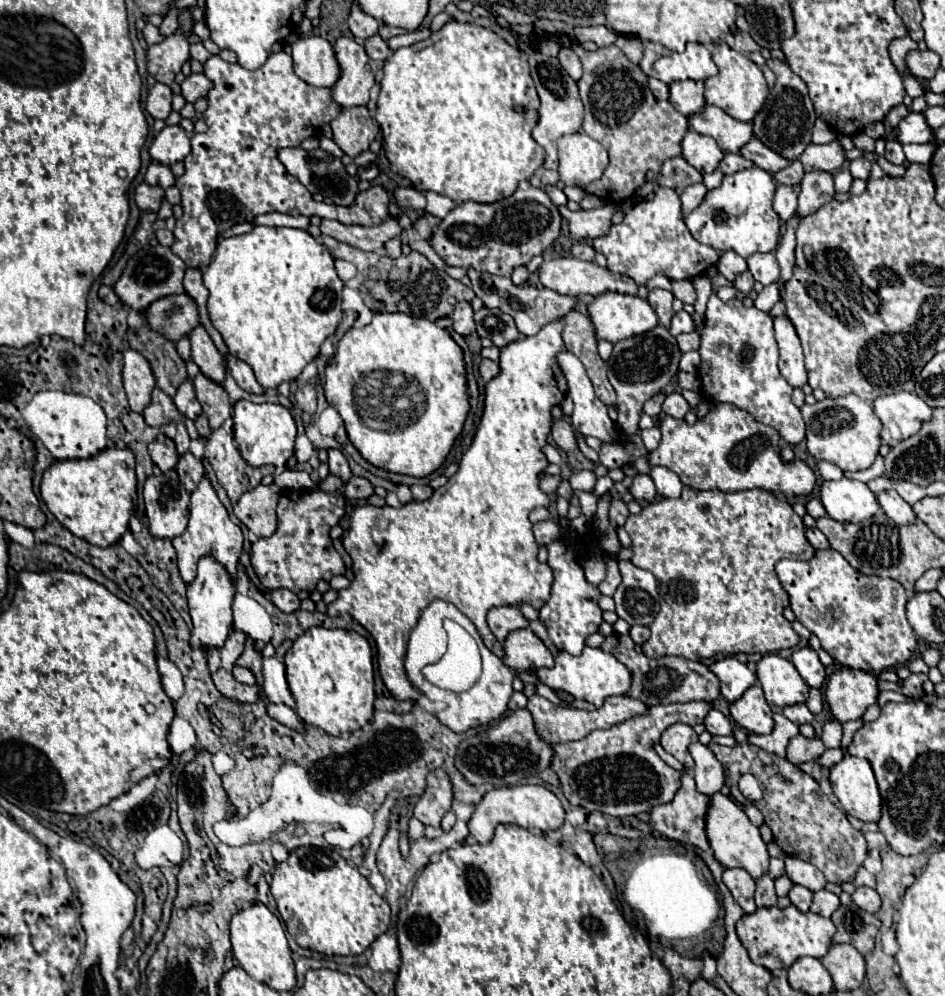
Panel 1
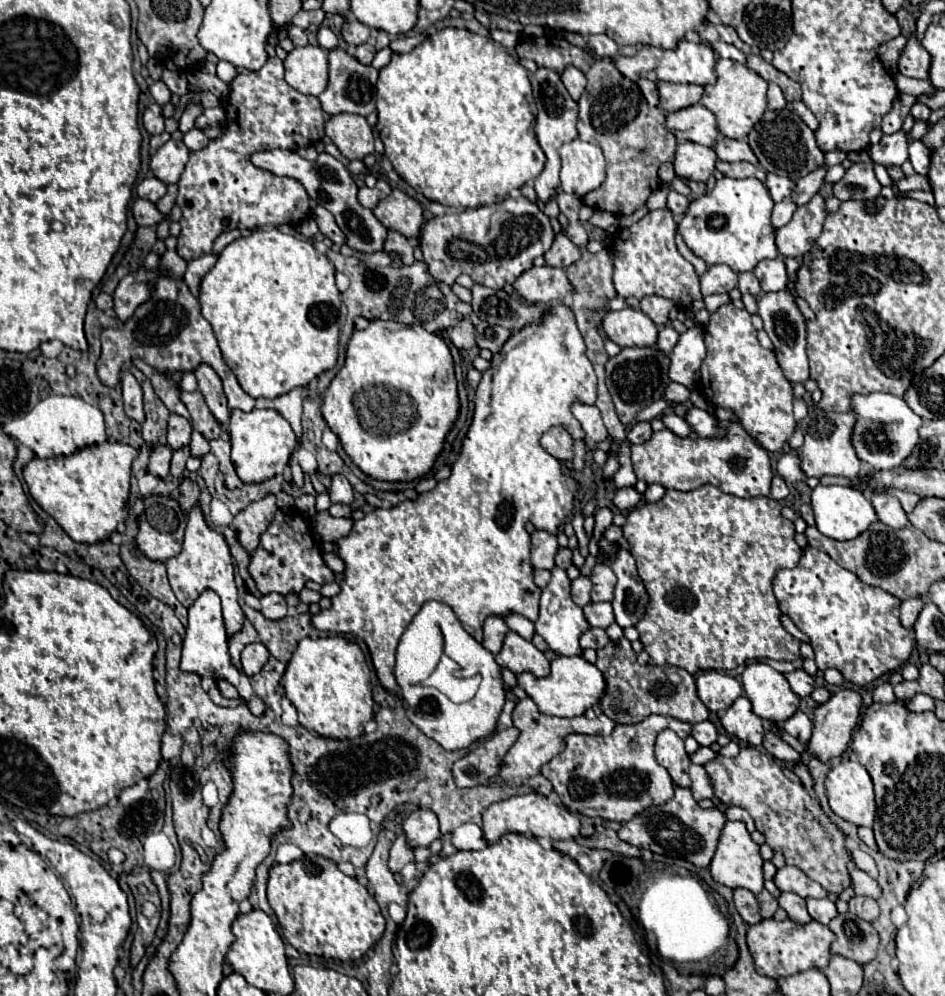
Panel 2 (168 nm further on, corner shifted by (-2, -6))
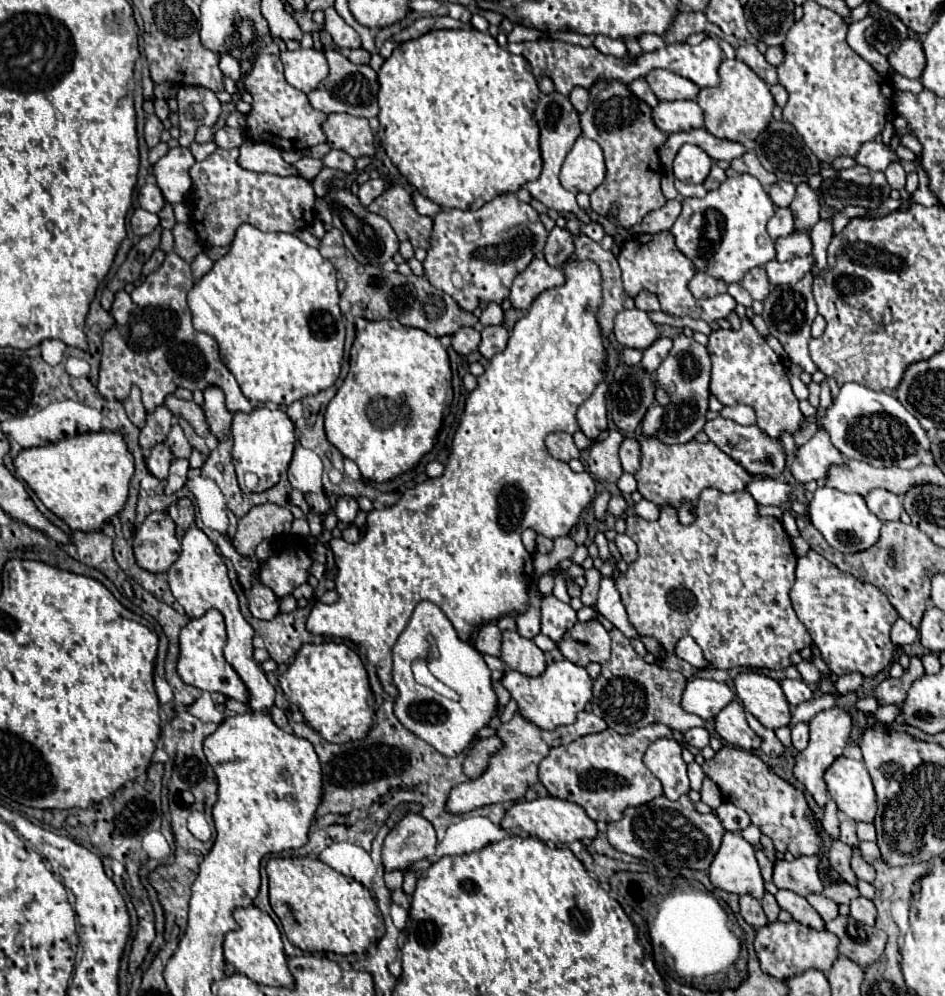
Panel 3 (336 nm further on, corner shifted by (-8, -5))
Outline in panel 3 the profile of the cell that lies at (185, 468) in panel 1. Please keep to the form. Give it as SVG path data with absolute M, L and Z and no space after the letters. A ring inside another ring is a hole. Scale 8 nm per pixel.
M179 499L179 501L175 501L167 509L167 513L175 521L175 527L177 527L175 533L181 539L183 533L193 525L193 519L195 519L195 507L193 507L193 503L189 499Z

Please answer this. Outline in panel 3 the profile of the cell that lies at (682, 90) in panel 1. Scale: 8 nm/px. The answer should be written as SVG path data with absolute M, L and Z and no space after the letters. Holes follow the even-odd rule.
M651 69L651 73L645 75L645 81L659 101L695 99L699 95L699 87L693 81L683 79L667 69Z

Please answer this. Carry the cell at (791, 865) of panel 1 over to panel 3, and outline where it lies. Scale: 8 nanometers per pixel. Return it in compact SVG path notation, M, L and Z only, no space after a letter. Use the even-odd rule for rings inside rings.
M797 857L793 861L775 861L773 883L777 889L787 889L807 897L809 893L821 893L823 881L817 873L817 857Z

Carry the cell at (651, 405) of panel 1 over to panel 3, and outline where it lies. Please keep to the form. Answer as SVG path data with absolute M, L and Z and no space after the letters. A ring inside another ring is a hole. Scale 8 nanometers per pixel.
M633 437L623 439L619 447L619 461L625 473L635 473L639 469L639 443Z

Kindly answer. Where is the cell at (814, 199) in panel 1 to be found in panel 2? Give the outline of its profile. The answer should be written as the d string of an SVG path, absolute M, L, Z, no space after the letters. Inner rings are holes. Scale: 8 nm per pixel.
M815 194L805 206L799 206L789 224L775 232L775 244L781 256L801 258L811 250L813 242L821 236L823 222L827 218L825 198Z

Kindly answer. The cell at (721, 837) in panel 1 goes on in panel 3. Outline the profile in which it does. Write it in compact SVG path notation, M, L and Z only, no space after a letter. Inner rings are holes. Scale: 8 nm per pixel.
M727 831L723 843L709 865L709 879L713 887L735 895L751 895L761 899L765 895L761 871L755 859L753 845L741 833Z

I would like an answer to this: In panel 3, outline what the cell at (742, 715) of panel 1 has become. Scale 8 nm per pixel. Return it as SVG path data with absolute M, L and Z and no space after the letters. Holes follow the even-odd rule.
M737 701L723 707L721 713L715 717L715 731L723 741L739 749L757 751L761 745L759 737L751 731L751 727L745 721L743 705L739 705Z

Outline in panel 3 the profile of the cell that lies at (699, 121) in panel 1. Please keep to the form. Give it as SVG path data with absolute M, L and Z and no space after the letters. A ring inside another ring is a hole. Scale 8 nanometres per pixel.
M661 101L653 107L653 123L663 133L703 127L703 111L695 101Z

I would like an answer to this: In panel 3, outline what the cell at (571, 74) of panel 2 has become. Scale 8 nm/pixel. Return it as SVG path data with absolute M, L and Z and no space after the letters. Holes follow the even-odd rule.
M575 87L575 89L571 91L571 95L569 95L569 101L571 101L571 105L575 107L575 111L581 115L581 113L587 109L589 93L587 93L585 89L581 89L581 87Z

